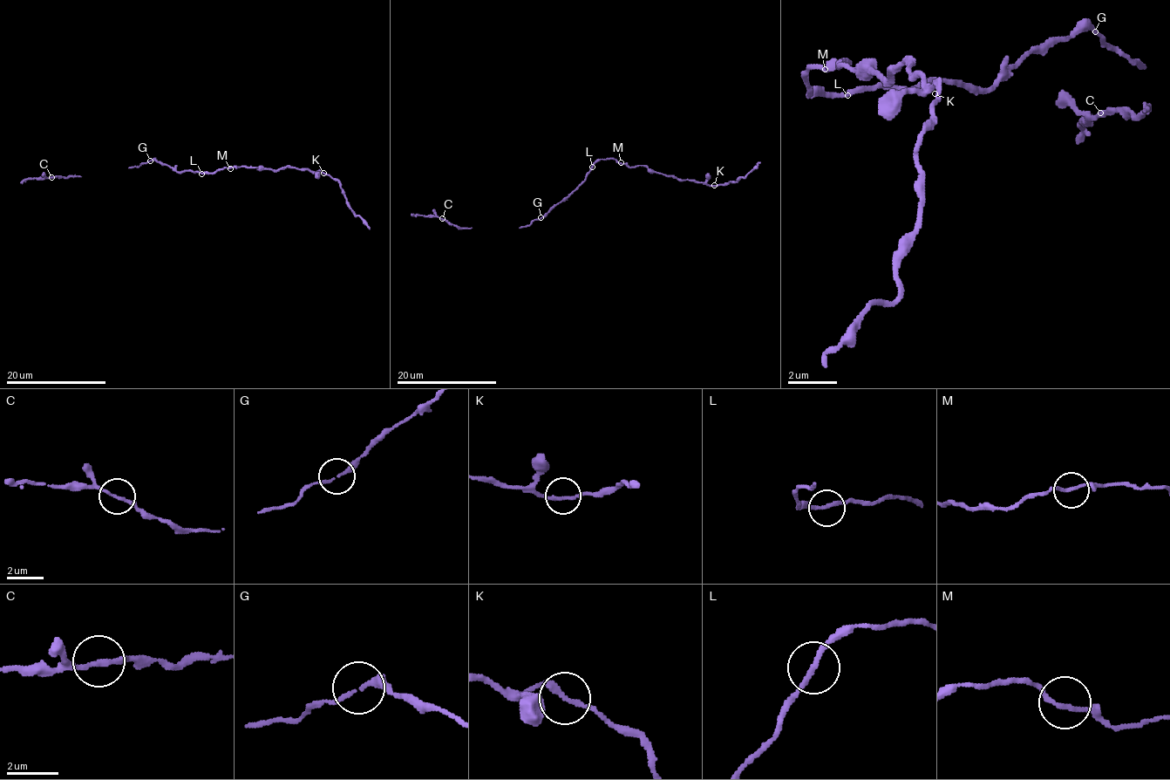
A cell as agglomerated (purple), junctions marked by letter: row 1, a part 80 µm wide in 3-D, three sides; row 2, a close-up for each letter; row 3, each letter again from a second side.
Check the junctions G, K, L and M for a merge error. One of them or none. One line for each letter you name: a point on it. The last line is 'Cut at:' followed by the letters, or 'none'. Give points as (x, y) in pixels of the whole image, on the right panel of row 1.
Cut at: none

